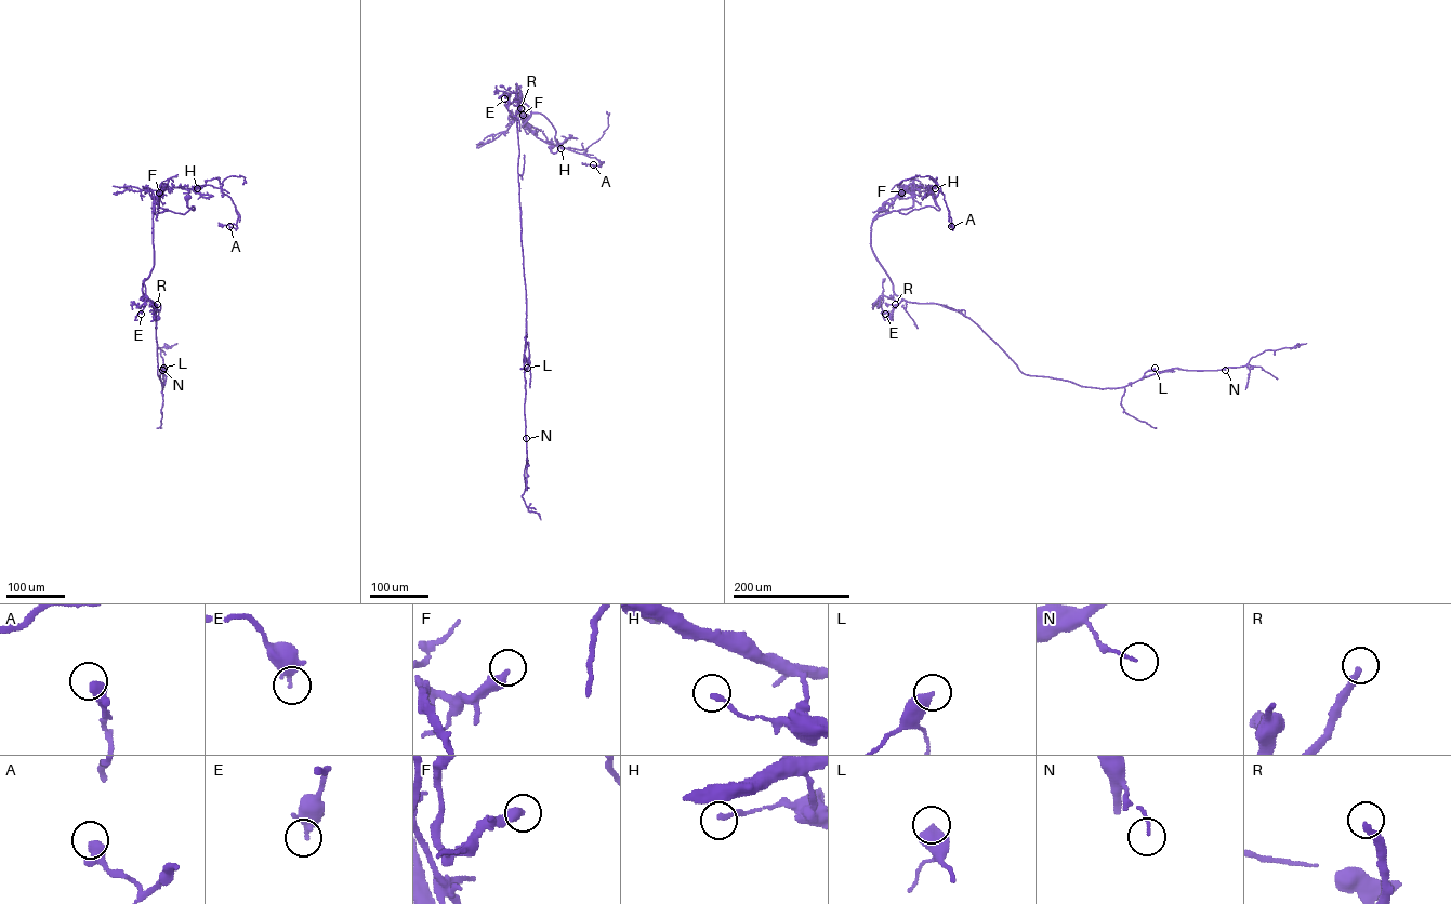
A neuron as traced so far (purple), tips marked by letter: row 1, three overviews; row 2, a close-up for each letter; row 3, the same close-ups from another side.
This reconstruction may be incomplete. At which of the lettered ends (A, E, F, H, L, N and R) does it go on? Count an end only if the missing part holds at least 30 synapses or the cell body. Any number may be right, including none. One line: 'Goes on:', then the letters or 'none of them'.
Goes on: R

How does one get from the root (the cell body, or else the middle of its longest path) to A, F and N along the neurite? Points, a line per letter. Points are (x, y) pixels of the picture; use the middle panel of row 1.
A: (550, 147), (557, 150), (554, 128), (542, 115), (531, 112), (523, 127), (602, 162), (593, 164)
F: (550, 147), (553, 153), (557, 150), (552, 123), (541, 114), (531, 112), (522, 127), (523, 115)
N: (550, 147), (557, 150), (554, 128), (517, 100), (516, 83), (505, 106), (519, 149), (526, 438)

